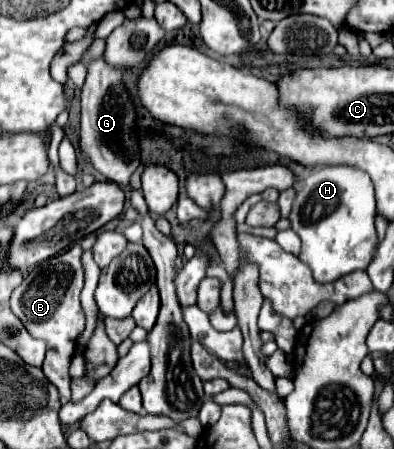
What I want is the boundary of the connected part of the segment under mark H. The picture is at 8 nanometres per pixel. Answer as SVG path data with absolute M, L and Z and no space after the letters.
M342 164L312 170L312 174L298 186L290 222L292 230L302 240L298 258L310 266L314 280L334 282L344 274L368 268L378 246L374 214L374 184L366 172Z

